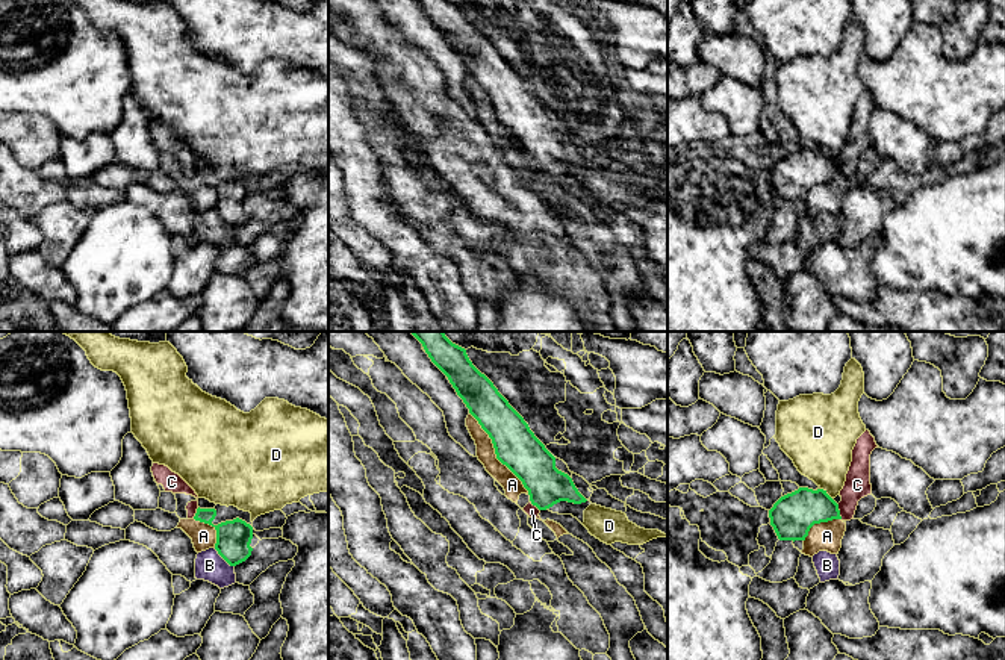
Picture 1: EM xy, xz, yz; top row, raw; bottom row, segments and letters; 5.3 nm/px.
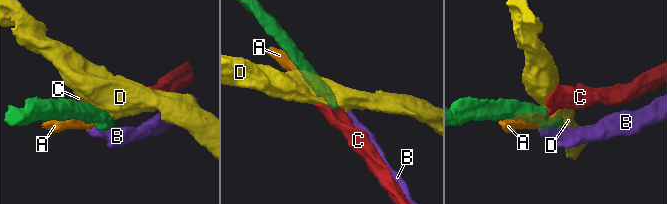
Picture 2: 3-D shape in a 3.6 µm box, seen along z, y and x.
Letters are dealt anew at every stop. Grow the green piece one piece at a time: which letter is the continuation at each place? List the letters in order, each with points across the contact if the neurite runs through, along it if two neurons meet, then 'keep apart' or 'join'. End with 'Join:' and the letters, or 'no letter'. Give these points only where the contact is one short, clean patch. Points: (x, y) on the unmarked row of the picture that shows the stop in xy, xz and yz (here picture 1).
A: keep apart
B: border xy (214, 209), (233, 227); keep apart
C: border yz (837, 165), (842, 179); keep apart
D: keep apart
Join: no letter

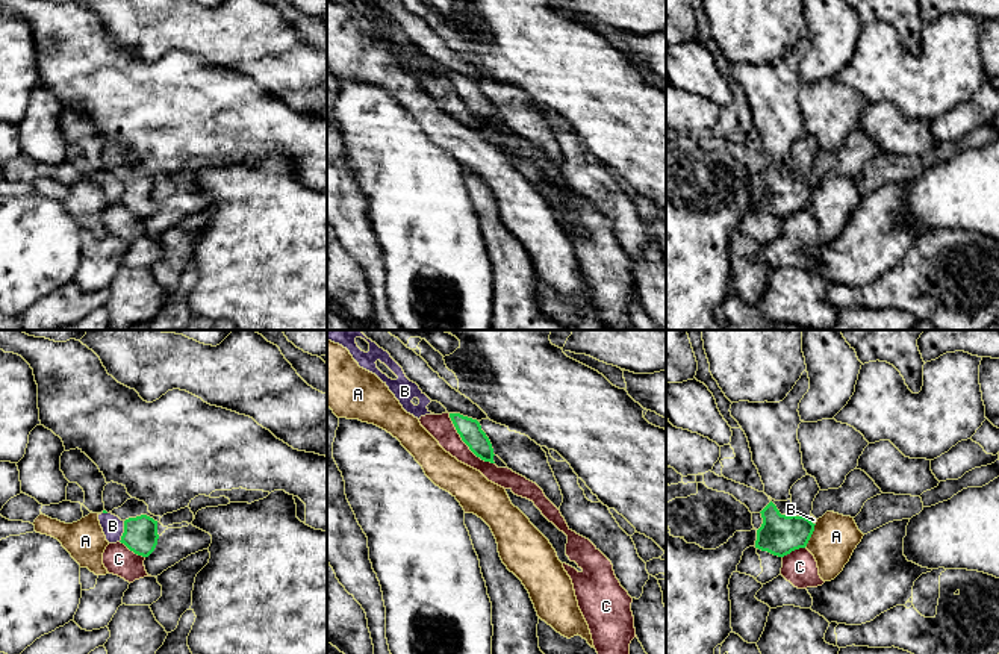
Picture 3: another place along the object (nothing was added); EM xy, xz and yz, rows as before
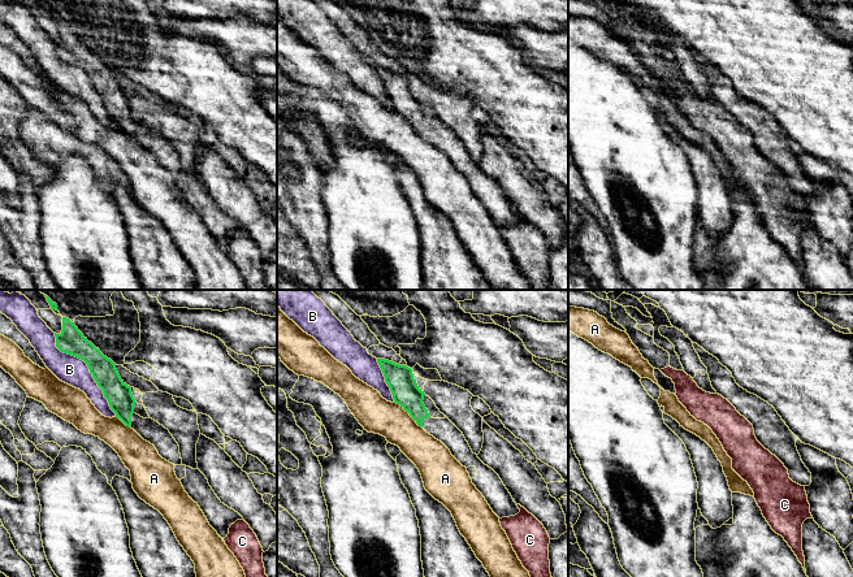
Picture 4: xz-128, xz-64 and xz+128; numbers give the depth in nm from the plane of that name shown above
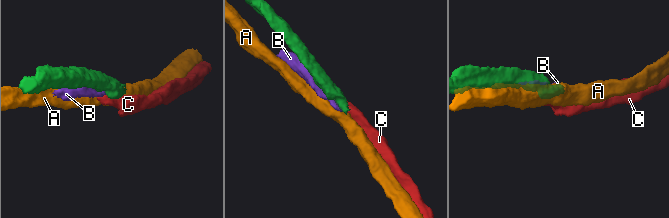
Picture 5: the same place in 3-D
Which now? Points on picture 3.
A: border yz (816, 185), (804, 208); keep apart
B: keep apart
C: border xz (448, 74), (460, 100), (477, 117), (494, 124); keep apart
Join: no letter

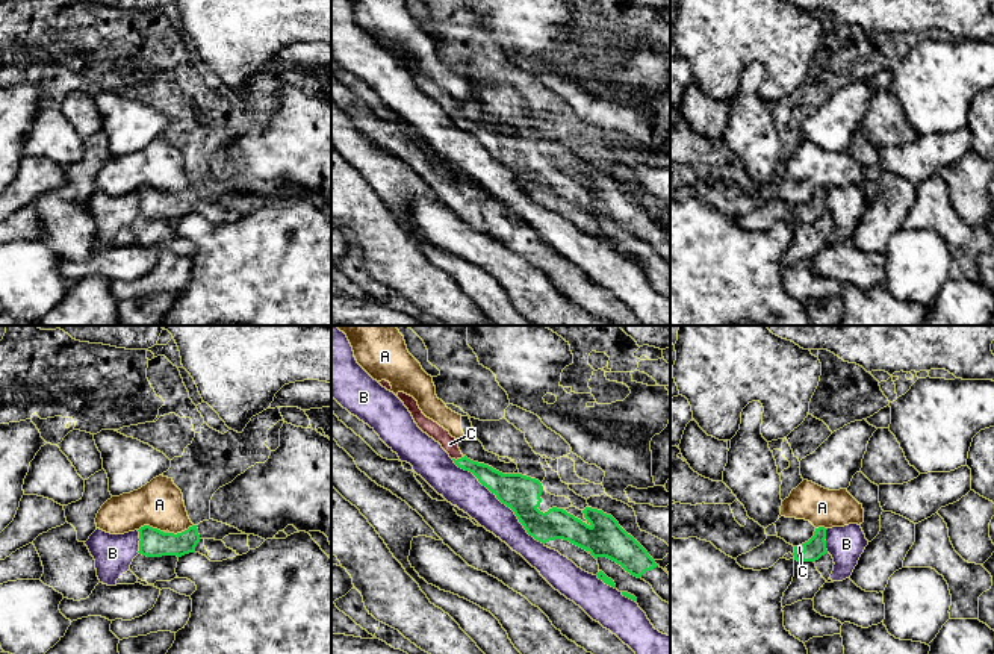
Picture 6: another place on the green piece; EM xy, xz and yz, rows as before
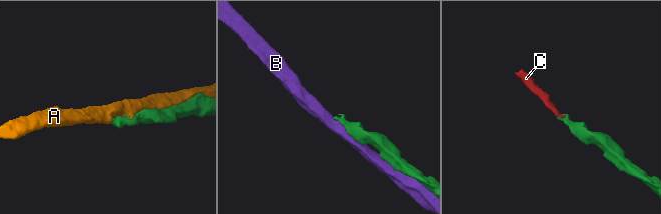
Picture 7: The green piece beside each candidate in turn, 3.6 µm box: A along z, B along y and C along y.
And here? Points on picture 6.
A: keep apart
B: keep apart
C: join
Join: C

